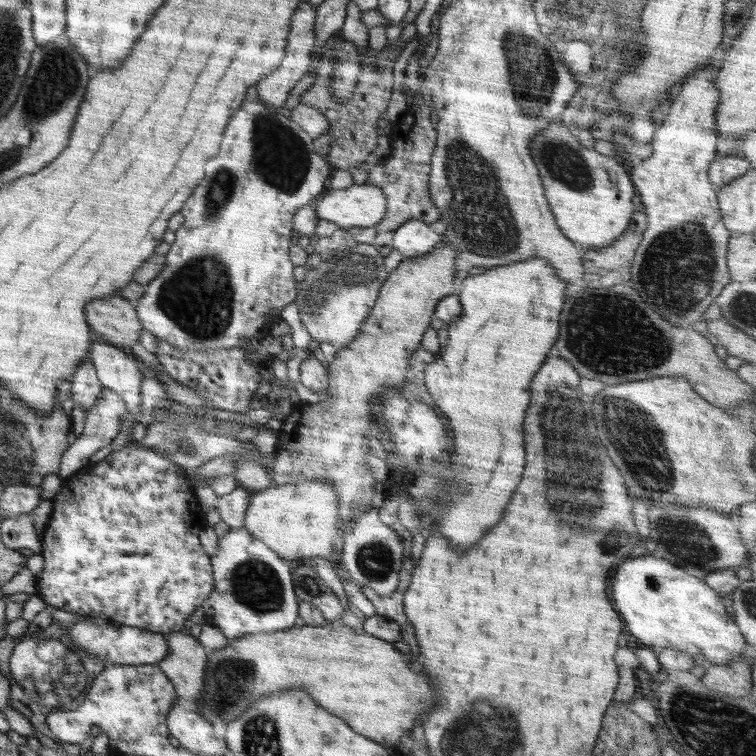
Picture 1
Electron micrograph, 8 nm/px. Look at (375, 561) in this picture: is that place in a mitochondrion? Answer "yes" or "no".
yes

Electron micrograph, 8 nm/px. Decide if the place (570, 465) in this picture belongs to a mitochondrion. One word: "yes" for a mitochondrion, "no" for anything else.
yes

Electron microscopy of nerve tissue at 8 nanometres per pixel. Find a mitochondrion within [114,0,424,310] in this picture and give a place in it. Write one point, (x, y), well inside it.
(281, 159)

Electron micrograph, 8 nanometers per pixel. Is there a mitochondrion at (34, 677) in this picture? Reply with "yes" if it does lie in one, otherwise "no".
yes

